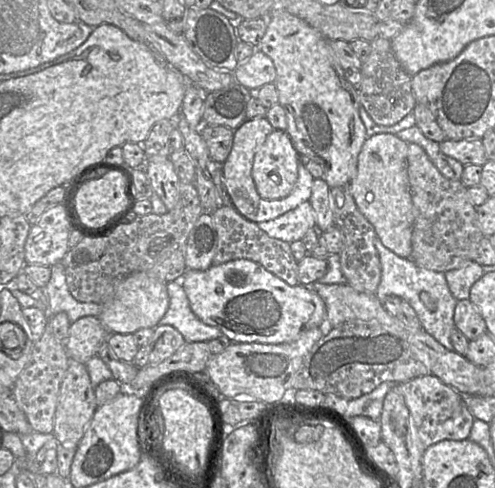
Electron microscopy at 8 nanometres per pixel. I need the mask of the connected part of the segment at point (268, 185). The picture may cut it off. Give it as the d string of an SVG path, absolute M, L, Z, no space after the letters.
M274 129L254 156L252 177L265 200L288 196L298 179L300 155L286 131Z

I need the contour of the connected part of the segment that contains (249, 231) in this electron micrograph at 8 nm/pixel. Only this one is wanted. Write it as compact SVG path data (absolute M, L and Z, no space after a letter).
M222 205L211 213L218 235L218 245L213 265L233 260L250 260L262 265L290 286L299 285L298 262L294 258L290 243L270 237L259 226L243 217L233 206Z

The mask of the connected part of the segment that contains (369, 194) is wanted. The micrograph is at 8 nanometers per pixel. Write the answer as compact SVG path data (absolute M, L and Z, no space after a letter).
M375 134L364 142L358 156L357 174L348 185L359 211L373 225L381 243L399 257L409 258L414 221L407 175L408 143L396 134Z

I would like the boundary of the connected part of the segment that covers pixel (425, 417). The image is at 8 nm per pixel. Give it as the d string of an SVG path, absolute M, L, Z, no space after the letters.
M433 374L416 377L397 384L400 384L400 393L404 396L411 420L413 420L413 426L425 450L442 440L469 438L475 417L460 392L445 384Z

